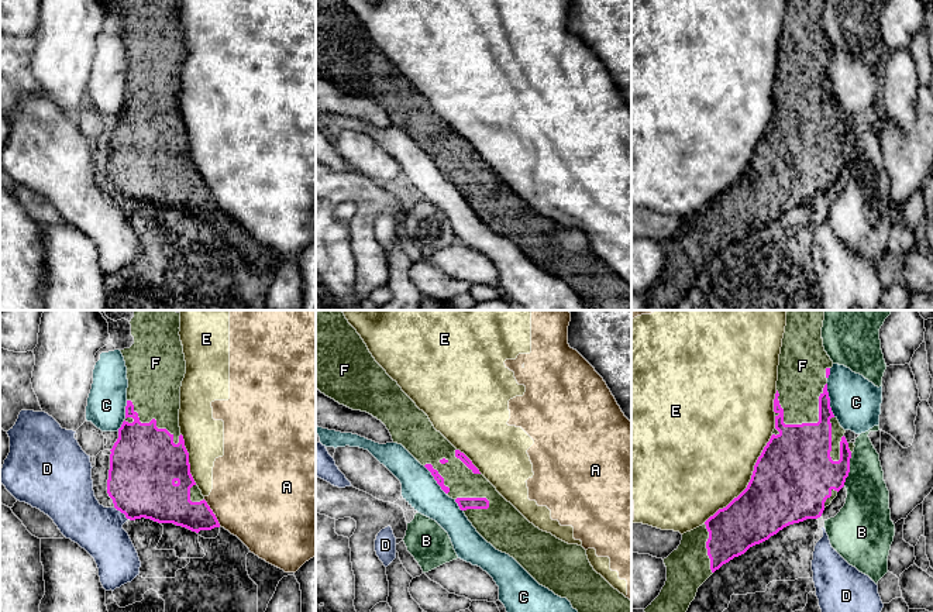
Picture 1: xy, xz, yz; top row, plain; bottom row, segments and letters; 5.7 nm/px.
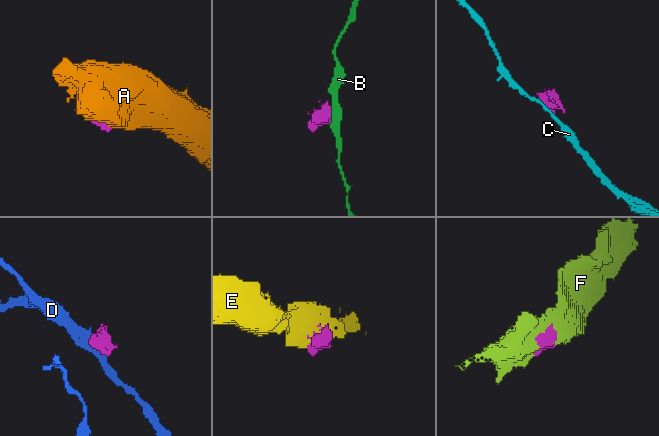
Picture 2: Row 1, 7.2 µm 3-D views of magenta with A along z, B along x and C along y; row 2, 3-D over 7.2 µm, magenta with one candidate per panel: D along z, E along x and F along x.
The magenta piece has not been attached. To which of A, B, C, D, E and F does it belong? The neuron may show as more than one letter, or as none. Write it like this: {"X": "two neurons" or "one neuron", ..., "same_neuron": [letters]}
{"A": "two neurons", "B": "two neurons", "C": "two neurons", "D": "two neurons", "E": "two neurons", "F": "one neuron", "same_neuron": ["F"]}

